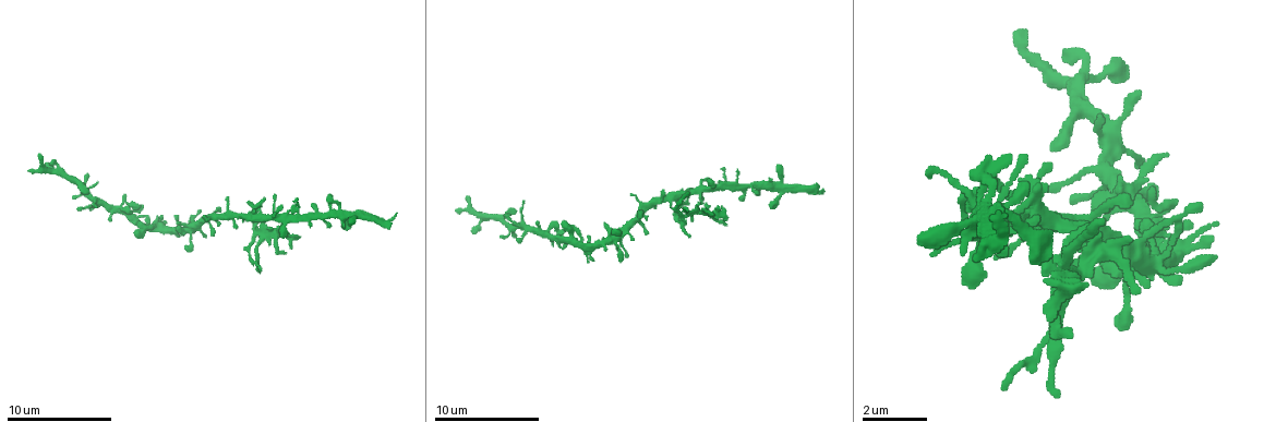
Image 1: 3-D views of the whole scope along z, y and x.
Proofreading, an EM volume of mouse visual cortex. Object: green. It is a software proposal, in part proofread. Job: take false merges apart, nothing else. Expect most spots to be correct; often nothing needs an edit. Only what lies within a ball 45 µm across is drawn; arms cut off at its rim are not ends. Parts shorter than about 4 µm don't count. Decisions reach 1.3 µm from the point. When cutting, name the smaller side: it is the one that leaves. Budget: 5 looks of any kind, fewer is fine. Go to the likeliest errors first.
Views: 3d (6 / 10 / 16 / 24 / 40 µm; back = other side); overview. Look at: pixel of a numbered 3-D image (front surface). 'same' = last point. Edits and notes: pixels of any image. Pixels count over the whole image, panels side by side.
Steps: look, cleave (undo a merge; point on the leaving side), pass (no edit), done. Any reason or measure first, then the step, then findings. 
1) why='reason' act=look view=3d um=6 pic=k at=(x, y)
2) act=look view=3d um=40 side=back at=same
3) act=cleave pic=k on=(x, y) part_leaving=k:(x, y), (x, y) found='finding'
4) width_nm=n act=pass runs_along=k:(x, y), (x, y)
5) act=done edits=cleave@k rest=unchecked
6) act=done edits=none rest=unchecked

why='branch point' act=look view=3d um=10 pic=1 at=(1050, 217)

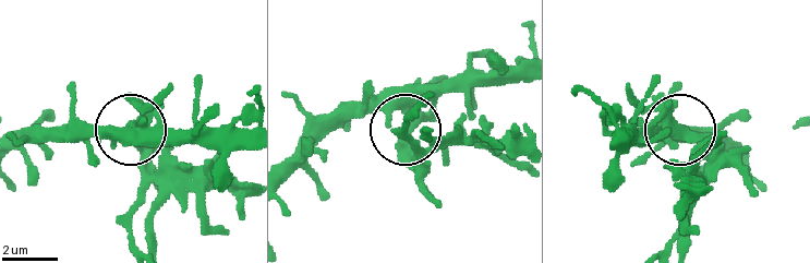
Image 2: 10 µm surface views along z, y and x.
act=look view=3d um=10 side=back pic=2 at=(676, 129)

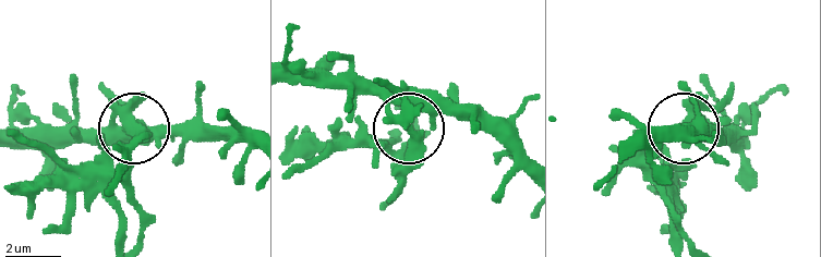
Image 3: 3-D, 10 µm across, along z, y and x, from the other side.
arms=3 act=cleave pic=3 on=(409, 139) found='two neurons meet here'

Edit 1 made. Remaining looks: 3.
why='thick turns thin' act=look view=3d um=10 pic=1 at=(45, 172)

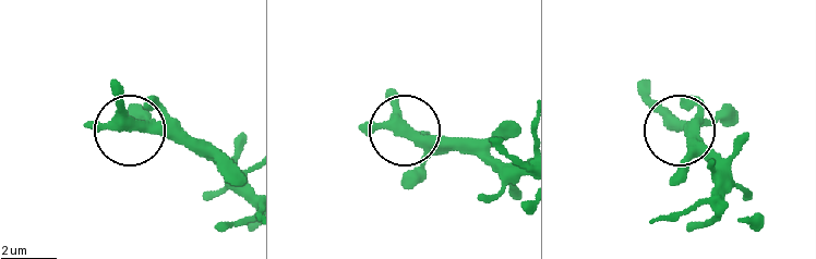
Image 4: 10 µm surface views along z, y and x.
width_nm=360 act=pass runs_along=4:(523, 175), (501, 173), (474, 150), (405, 128) found='one neuron here'

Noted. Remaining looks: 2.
why='branch point' act=look view=3d um=16 pic=1 at=(625, 228)

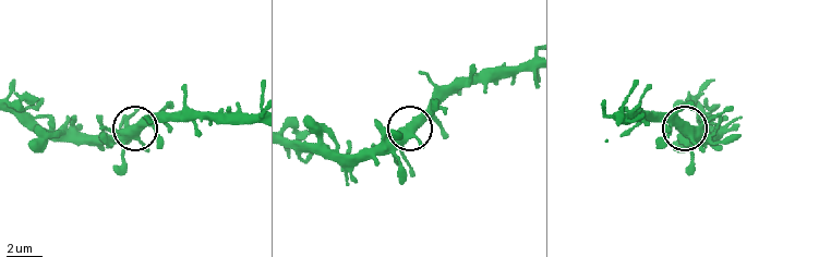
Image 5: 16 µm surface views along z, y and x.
arms=3 act=pass found='all the same neuron'

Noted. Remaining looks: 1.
act=done edits=cleave@3 rest=unchecked

